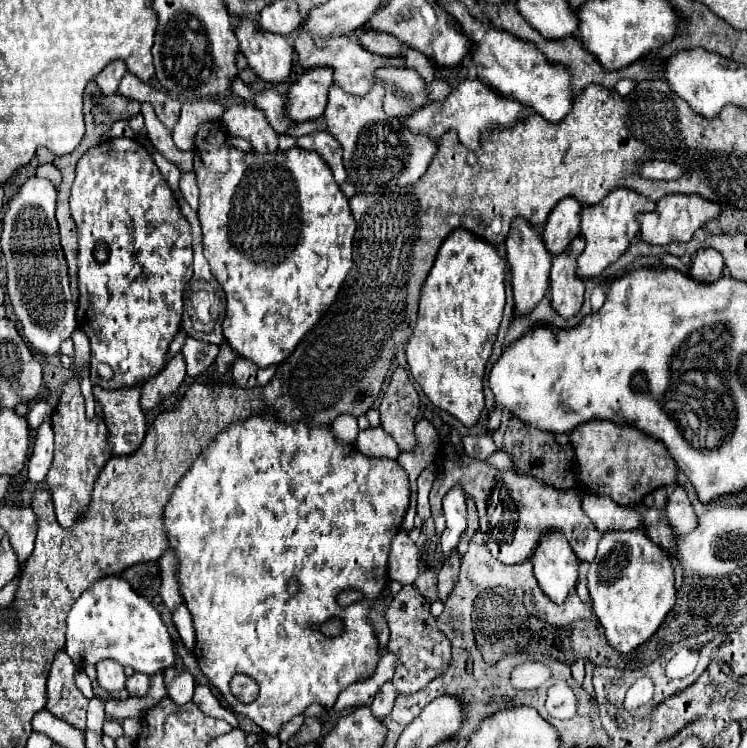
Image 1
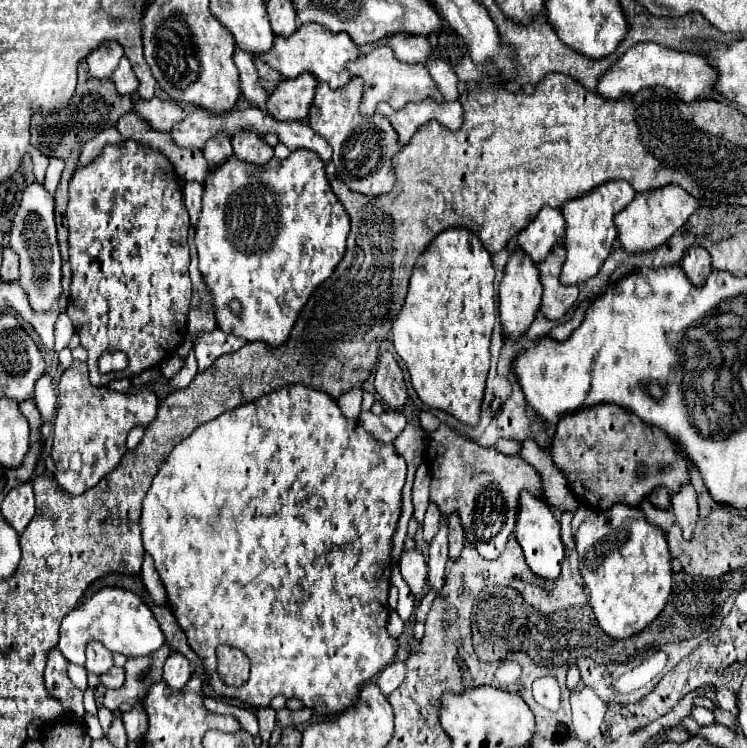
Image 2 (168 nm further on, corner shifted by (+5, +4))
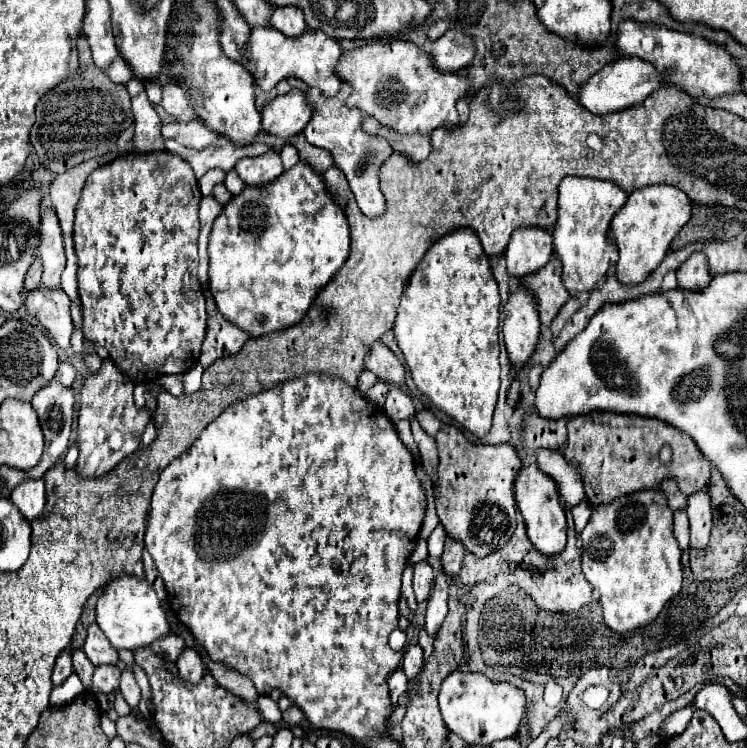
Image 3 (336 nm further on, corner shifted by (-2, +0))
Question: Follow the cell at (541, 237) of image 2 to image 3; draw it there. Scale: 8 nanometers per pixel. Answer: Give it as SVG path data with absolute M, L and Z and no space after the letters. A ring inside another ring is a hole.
M518 228L506 248L508 274L522 278L540 270L552 256L552 232L540 228Z

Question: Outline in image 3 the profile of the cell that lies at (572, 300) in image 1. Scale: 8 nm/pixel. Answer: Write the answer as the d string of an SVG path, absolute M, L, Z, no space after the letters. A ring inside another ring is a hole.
M552 256L544 268L540 268L534 274L524 276L520 282L528 288L528 292L532 292L538 314L540 314L540 322L544 326L550 326L550 322L558 314L560 306L570 298L570 294L566 292L566 288L562 284L560 260L556 260L556 256Z

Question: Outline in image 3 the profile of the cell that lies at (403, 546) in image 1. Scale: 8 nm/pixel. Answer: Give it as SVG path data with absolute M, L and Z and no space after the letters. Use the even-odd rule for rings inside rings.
M418 562L414 566L414 580L412 580L412 588L414 588L414 594L416 594L418 602L424 602L430 596L432 582L434 582L434 572L432 572L430 564L428 562Z

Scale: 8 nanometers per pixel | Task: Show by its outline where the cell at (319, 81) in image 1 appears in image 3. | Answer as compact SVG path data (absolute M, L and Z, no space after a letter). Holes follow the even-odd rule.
M292 90L284 96L276 96L262 108L262 130L278 138L292 138L304 130L312 116L312 108L306 104L300 90Z

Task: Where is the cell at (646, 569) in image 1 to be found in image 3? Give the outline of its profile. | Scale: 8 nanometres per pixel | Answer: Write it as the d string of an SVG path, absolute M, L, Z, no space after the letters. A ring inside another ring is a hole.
M648 488L630 492L612 500L610 504L600 504L592 510L586 528L580 532L582 538L582 570L586 580L600 592L600 602L604 608L604 620L608 628L618 634L626 634L634 628L650 624L664 604L680 592L682 584L682 564L680 546L672 530L672 510L662 490Z

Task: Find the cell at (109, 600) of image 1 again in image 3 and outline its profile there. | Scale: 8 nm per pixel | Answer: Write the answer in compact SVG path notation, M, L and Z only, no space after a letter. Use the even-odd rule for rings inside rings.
M130 574L112 578L106 584L106 590L96 602L96 622L114 648L128 648L128 650L152 644L156 638L170 632L166 614L160 606L160 600L156 598L156 592L144 578L136 578Z

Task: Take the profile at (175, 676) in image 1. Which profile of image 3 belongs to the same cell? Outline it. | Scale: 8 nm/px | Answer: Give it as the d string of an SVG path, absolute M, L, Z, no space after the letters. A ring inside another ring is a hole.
M190 646L182 650L182 654L176 660L176 666L178 666L180 676L184 680L188 680L190 684L200 682L204 676L204 670L206 670L206 664L204 664L200 652L196 648L190 648Z

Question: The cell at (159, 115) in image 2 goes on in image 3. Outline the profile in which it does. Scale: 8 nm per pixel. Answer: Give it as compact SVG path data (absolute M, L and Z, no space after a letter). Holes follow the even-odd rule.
M146 92L138 94L132 98L132 106L134 106L134 126L136 126L136 134L134 134L134 146L138 154L150 154L150 152L164 152L164 138L160 134L162 122L154 110L154 106L150 104Z

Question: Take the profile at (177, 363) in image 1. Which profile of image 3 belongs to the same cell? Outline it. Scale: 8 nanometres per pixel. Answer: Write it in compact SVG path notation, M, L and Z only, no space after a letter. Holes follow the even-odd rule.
M104 360L100 372L88 376L82 386L82 404L80 404L80 416L78 416L78 474L84 478L98 478L108 474L118 462L122 462L126 456L138 450L140 446L140 434L144 432L146 424L150 422L152 414L148 408L140 410L134 404L134 382L128 380L112 360Z

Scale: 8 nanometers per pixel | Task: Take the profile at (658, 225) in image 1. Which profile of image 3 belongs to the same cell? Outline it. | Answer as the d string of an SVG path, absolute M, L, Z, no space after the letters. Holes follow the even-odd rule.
M656 184L632 192L626 204L618 210L610 224L610 240L616 244L620 260L616 264L616 278L620 284L640 284L664 260L670 242L680 228L690 220L690 198L668 184Z

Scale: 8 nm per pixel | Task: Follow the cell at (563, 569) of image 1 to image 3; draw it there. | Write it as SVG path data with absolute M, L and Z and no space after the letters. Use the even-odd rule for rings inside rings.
M528 464L528 466L522 466L516 476L514 494L516 494L516 502L520 506L520 512L524 516L526 528L528 528L528 538L536 546L536 550L540 550L546 556L562 552L562 548L566 544L566 516L564 516L564 510L560 504L560 494L558 494L556 482L548 474L544 474L538 468L538 464Z

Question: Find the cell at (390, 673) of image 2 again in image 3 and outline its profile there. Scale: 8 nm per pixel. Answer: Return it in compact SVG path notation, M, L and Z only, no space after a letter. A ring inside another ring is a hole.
M410 644L410 646L406 648L406 652L404 652L404 662L402 662L402 668L404 668L406 676L408 676L410 680L416 678L416 674L418 674L420 668L422 668L422 664L424 664L424 658L422 658L422 648L420 648L420 644Z

